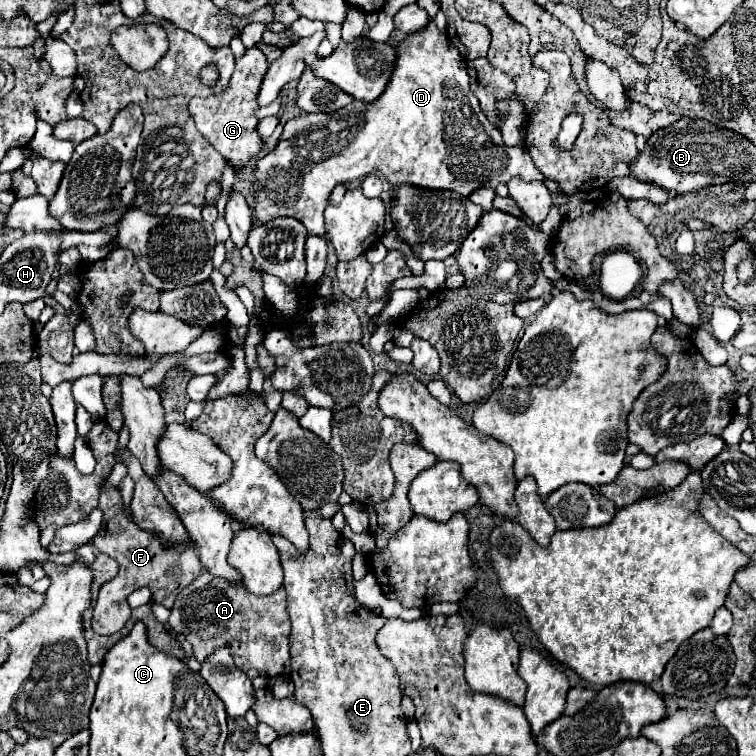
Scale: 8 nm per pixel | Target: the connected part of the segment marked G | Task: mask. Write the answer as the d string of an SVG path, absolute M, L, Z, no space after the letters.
M250 48L242 58L236 60L236 70L228 84L228 90L210 98L192 98L188 106L198 132L204 138L208 138L208 142L230 162L230 166L234 166L234 170L242 170L264 148L264 140L256 130L260 122L256 118L258 110L256 98L266 72L268 72L266 56L262 54L260 48Z

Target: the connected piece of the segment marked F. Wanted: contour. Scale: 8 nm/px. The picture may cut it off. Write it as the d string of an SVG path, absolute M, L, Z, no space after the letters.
M106 488L100 492L100 508L104 512L102 528L94 538L94 546L114 558L120 564L116 578L106 582L98 594L98 602L92 614L92 628L96 634L114 634L129 620L132 609L126 598L134 590L146 586L152 592L152 598L164 608L172 610L174 600L178 598L184 586L190 586L196 576L202 572L202 564L198 566L198 554L194 546L164 546L156 534L138 528L124 512L122 496L116 488Z

